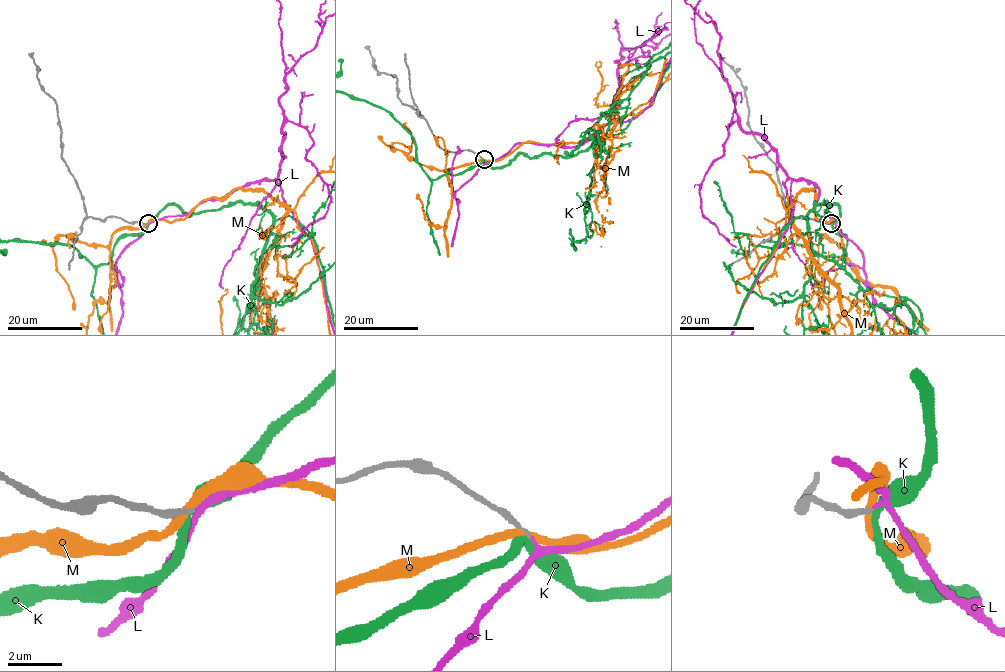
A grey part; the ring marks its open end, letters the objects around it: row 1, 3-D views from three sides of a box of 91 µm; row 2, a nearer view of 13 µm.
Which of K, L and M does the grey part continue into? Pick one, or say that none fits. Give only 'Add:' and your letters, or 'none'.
Add: L

